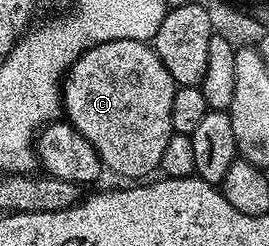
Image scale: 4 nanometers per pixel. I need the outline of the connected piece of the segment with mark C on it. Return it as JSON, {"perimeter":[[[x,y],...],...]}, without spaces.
{"perimeter":[[[108,37],[104,43],[90,49],[77,60],[66,73],[61,84],[61,107],[65,112],[66,122],[72,123],[97,149],[104,168],[115,175],[124,175],[127,181],[143,181],[150,171],[159,171],[161,153],[165,153],[165,145],[169,145],[171,130],[171,114],[173,113],[173,93],[176,89],[173,77],[165,65],[161,65],[161,57],[157,57],[154,46],[147,41],[117,41]]]}

